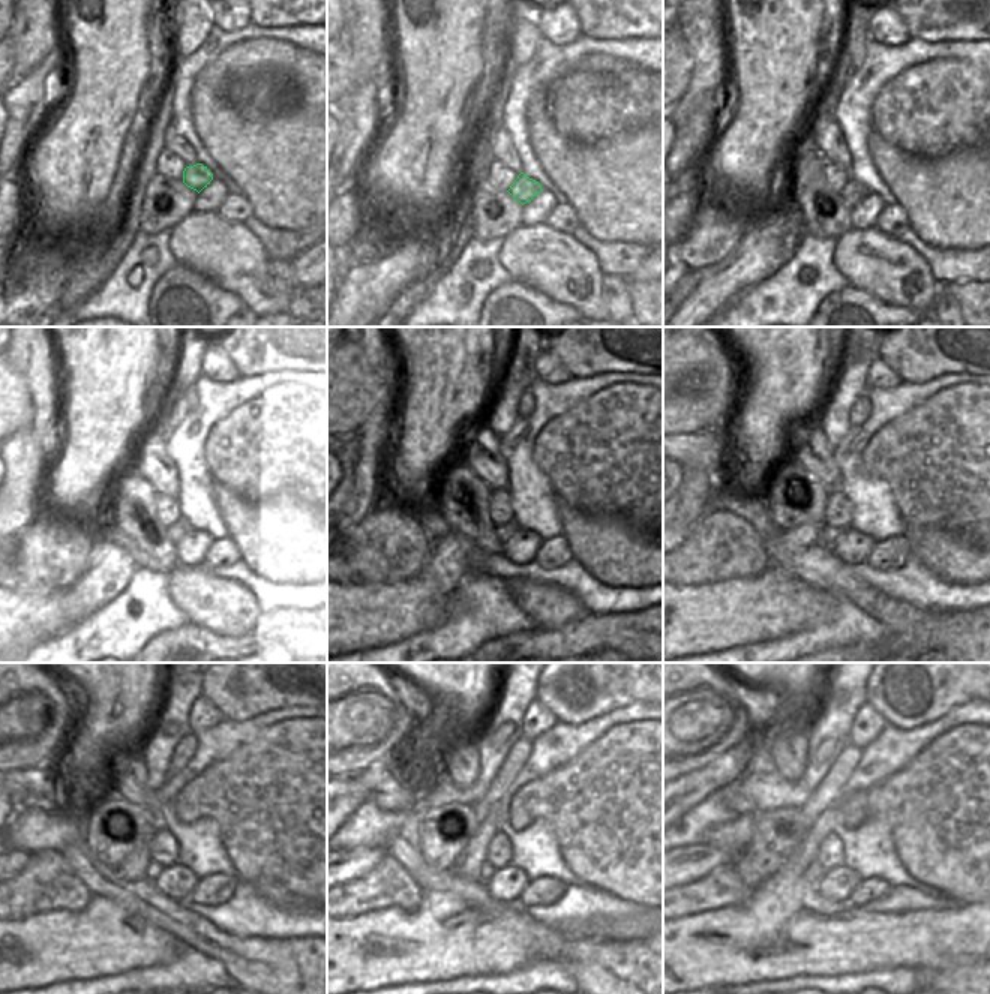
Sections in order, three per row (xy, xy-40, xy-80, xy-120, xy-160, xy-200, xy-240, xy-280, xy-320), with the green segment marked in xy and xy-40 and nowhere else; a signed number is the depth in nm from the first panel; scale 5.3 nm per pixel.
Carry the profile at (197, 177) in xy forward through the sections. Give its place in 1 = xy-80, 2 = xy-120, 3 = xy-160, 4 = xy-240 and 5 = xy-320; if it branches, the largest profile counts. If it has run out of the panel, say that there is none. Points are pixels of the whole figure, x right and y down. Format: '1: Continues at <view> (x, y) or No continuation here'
1: Continues at xy-80 (854, 192)
2: Continues at xy-120 (176, 531)
3: Continues at xy-160 (504, 532)
4: Continues at xy-240 (152, 870)
5: Continues at xy-320 (815, 871)

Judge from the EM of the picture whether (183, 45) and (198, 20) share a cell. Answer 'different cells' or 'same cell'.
same cell

